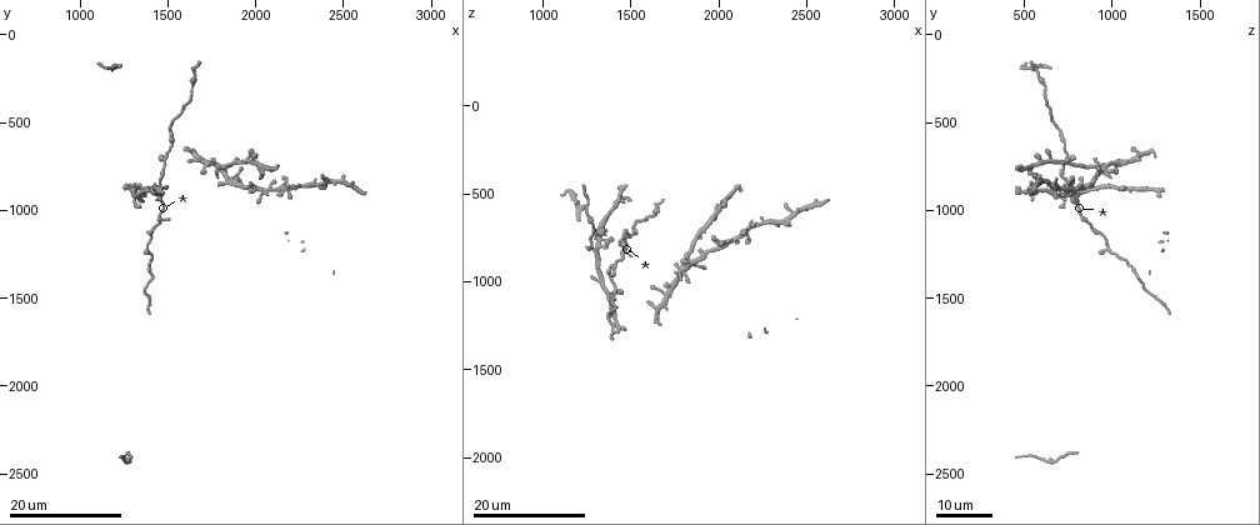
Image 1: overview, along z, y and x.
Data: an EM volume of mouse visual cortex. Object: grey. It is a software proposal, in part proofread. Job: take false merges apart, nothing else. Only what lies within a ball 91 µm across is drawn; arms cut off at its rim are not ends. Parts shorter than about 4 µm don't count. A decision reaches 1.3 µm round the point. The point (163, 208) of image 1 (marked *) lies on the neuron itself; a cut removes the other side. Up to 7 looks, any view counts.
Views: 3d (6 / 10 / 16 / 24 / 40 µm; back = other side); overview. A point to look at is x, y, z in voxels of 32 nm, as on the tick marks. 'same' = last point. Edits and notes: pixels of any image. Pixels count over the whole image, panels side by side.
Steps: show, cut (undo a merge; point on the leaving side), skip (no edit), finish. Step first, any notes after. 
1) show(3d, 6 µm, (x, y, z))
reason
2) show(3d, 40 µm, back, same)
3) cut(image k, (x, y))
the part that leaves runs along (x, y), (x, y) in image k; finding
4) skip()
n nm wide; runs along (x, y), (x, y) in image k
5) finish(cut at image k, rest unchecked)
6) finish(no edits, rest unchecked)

show(3d, 24 µm, (1720, 720, 1120))

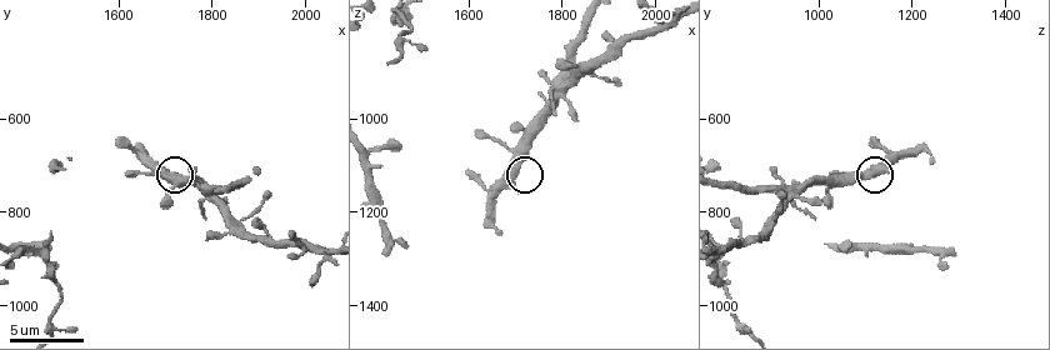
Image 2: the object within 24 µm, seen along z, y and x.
show(3d, 6 µm, (1705, 725, 1105))

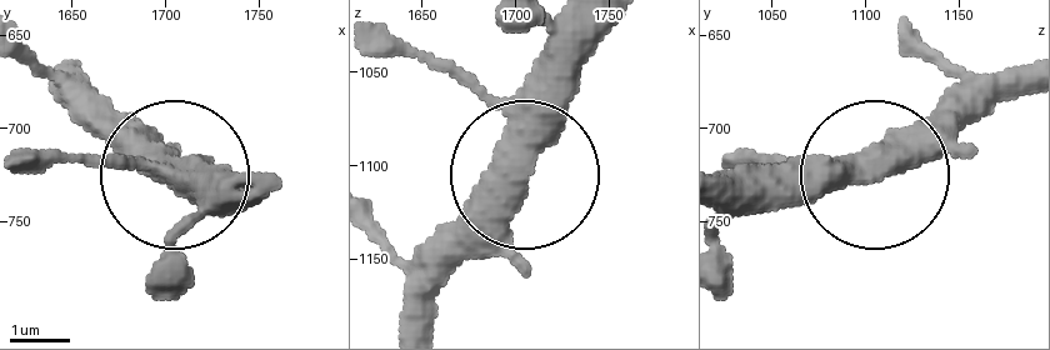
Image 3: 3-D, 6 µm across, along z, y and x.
skip()
500 nm wide; all the same neuron

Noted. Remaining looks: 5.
show(3d, 16 µm, (1500, 720, 740))
three arms meet

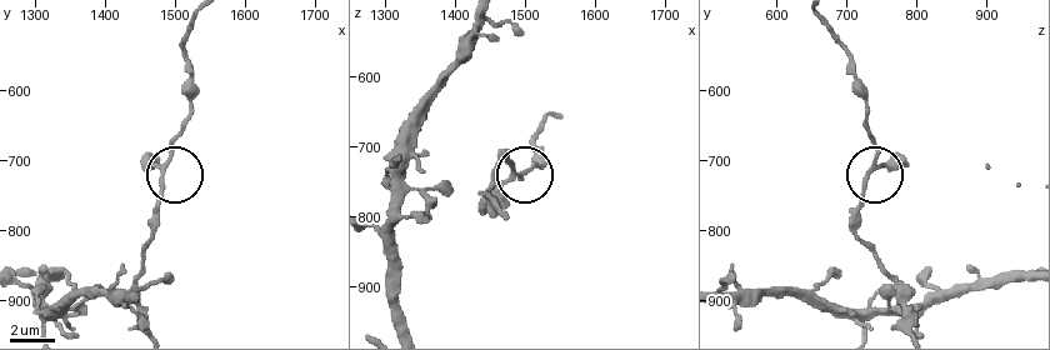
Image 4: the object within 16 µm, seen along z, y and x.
show(3d, 10 µm, (1480, 705, 740))

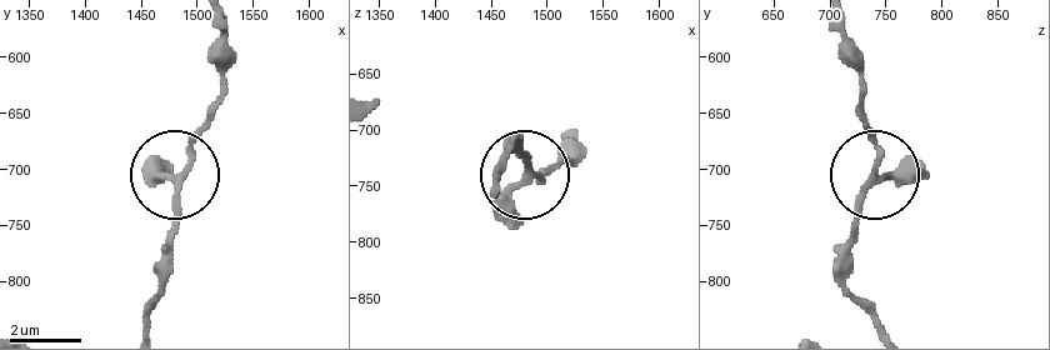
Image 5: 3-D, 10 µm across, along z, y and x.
skip()
3 arms; continuous, no second neuron

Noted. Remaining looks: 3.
show(3d, 24 µm, (2040, 900, 780))
three-way junction

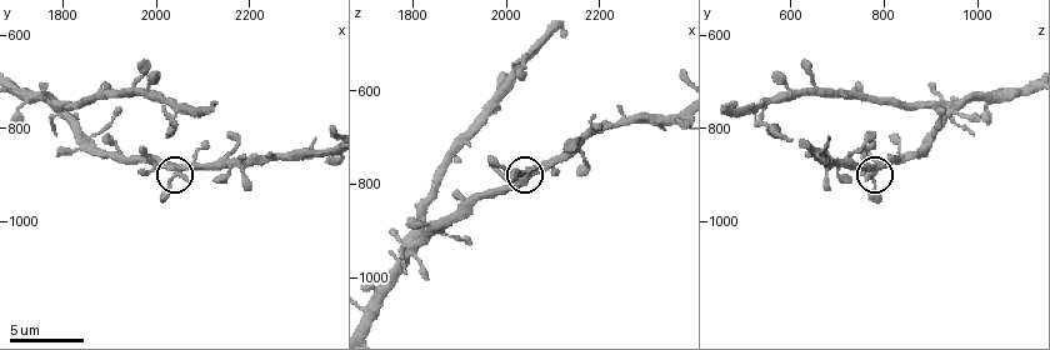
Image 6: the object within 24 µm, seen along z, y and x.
show(3d, 10 µm, (2045, 900, 775))

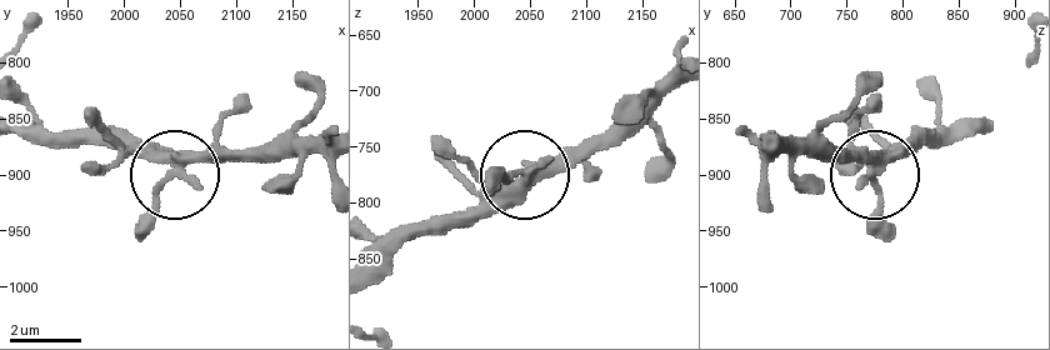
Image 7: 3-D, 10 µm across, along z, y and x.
skip()
310 nm wide; all the same neuron

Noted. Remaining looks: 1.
finish(no edits, rest unchecked)

